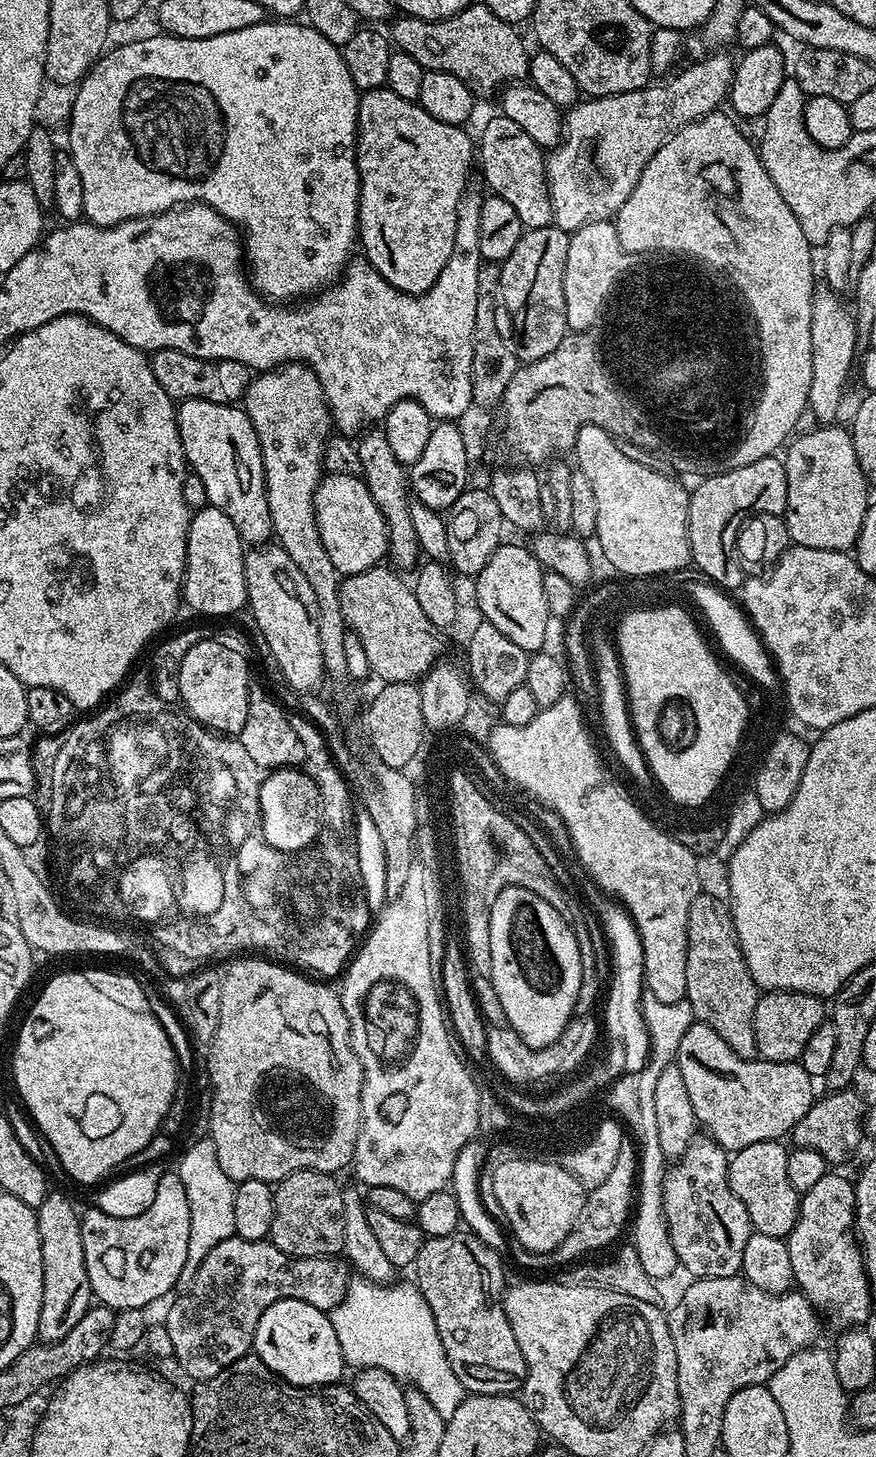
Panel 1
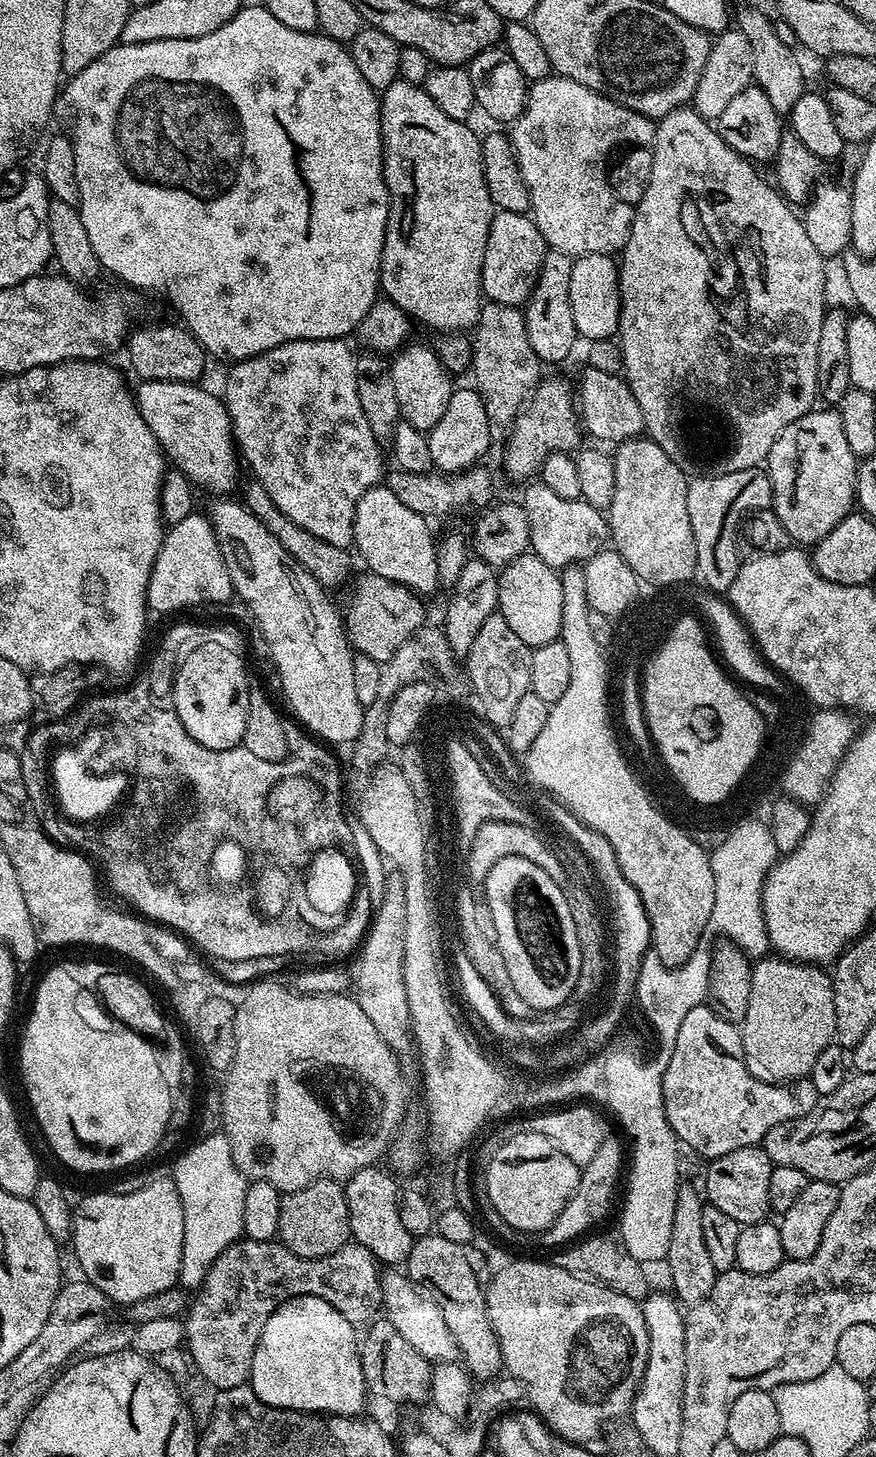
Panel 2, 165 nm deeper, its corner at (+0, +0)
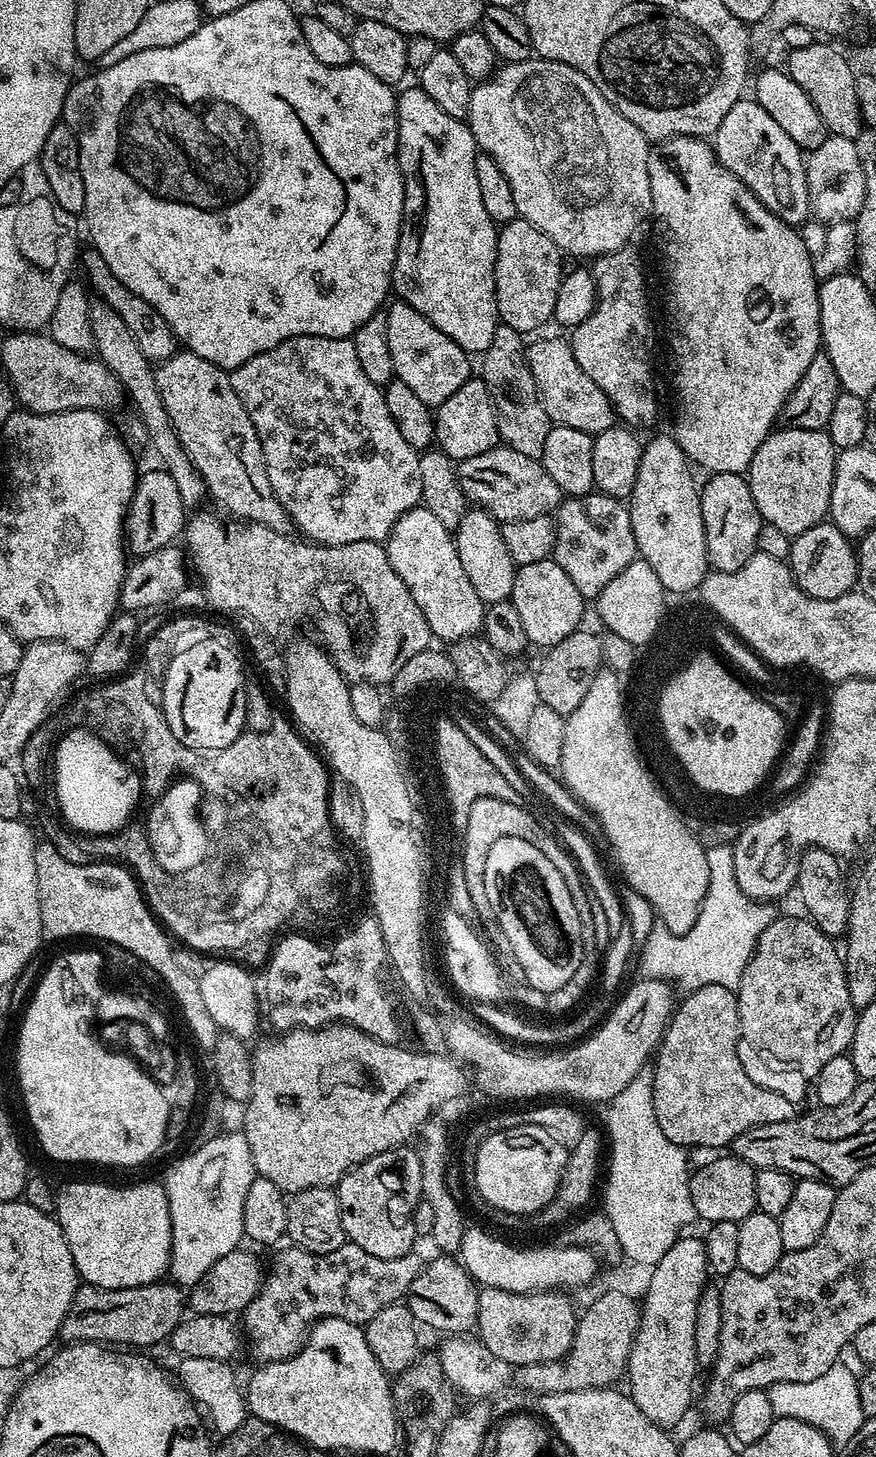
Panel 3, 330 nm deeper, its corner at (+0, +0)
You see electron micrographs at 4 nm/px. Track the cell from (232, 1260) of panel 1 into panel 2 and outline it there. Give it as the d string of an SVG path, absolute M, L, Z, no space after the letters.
M241 1238L226 1250L222 1250L222 1254L218 1254L214 1266L210 1266L206 1278L191 1297L183 1317L186 1349L192 1355L201 1378L206 1383L213 1384L213 1389L223 1390L248 1384L252 1374L254 1350L258 1346L258 1338L262 1338L262 1326L266 1326L266 1318L274 1314L279 1304L295 1296L317 1296L330 1302L330 1306L334 1306L334 1310L338 1310L338 1314L342 1314L342 1318L346 1318L353 1326L364 1326L381 1311L381 1275L382 1268L374 1254L370 1254L366 1246L355 1242L345 1244L332 1256L302 1258L280 1243L279 1239Z

